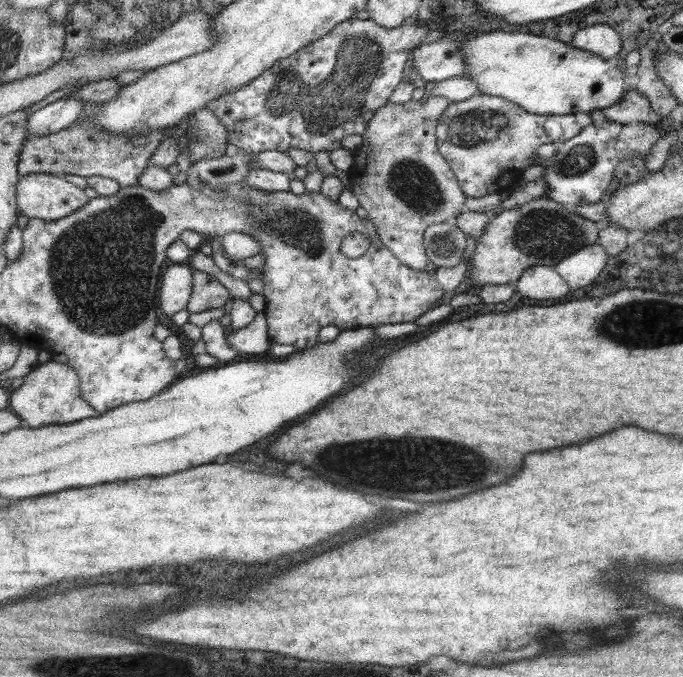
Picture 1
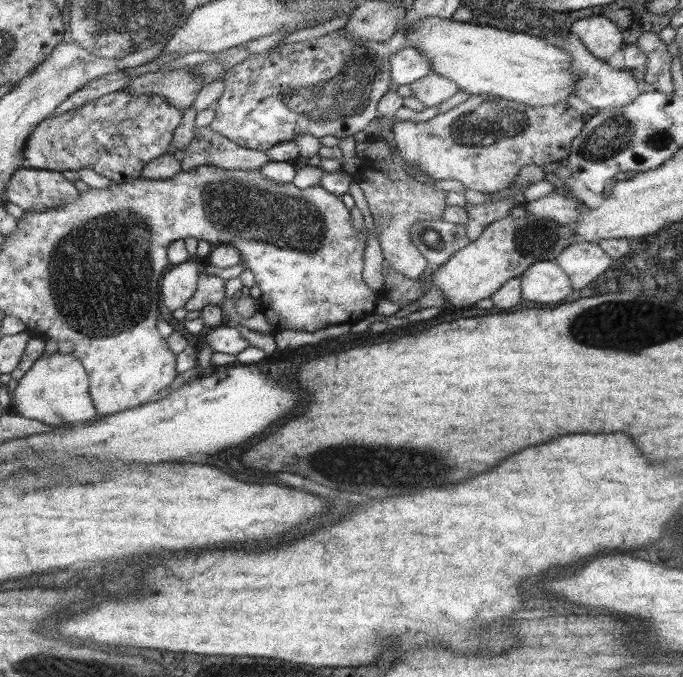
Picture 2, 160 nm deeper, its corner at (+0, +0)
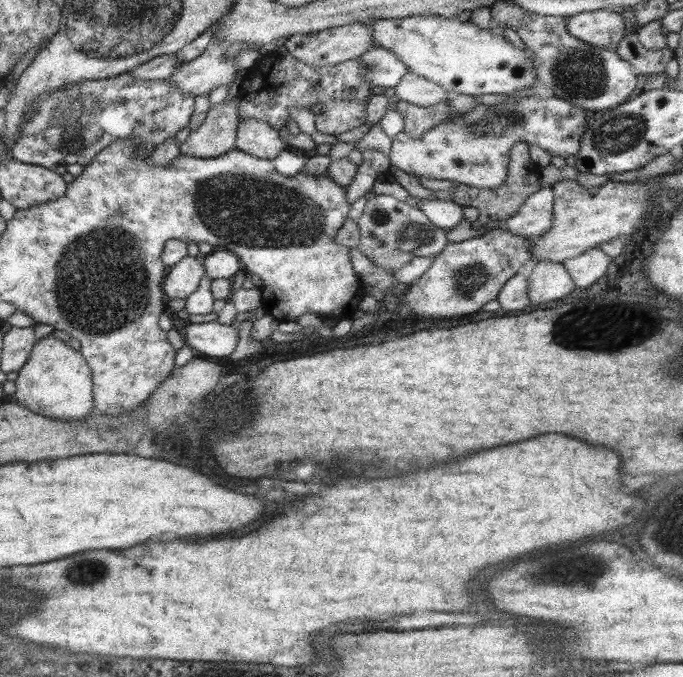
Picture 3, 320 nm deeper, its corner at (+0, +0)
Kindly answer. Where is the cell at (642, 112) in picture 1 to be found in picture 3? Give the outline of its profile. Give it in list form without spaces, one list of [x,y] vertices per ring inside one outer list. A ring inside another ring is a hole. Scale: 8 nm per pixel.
[[[497,2],[497,6],[491,6],[489,13],[493,26],[509,27],[515,31],[525,48],[530,50],[537,82],[551,90],[553,97],[595,113],[620,105],[633,92],[638,71],[625,60],[621,60],[614,50],[573,38],[569,35],[565,19],[532,14],[517,4],[511,6],[511,2]],[[513,8],[517,12],[515,18]]]

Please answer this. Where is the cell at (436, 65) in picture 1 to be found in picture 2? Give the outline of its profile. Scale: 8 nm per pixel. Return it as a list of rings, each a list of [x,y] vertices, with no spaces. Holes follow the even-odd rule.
[[[408,44],[389,55],[389,74],[393,84],[398,87],[408,85],[427,73],[433,73],[429,63],[423,59],[418,50],[411,48]]]

